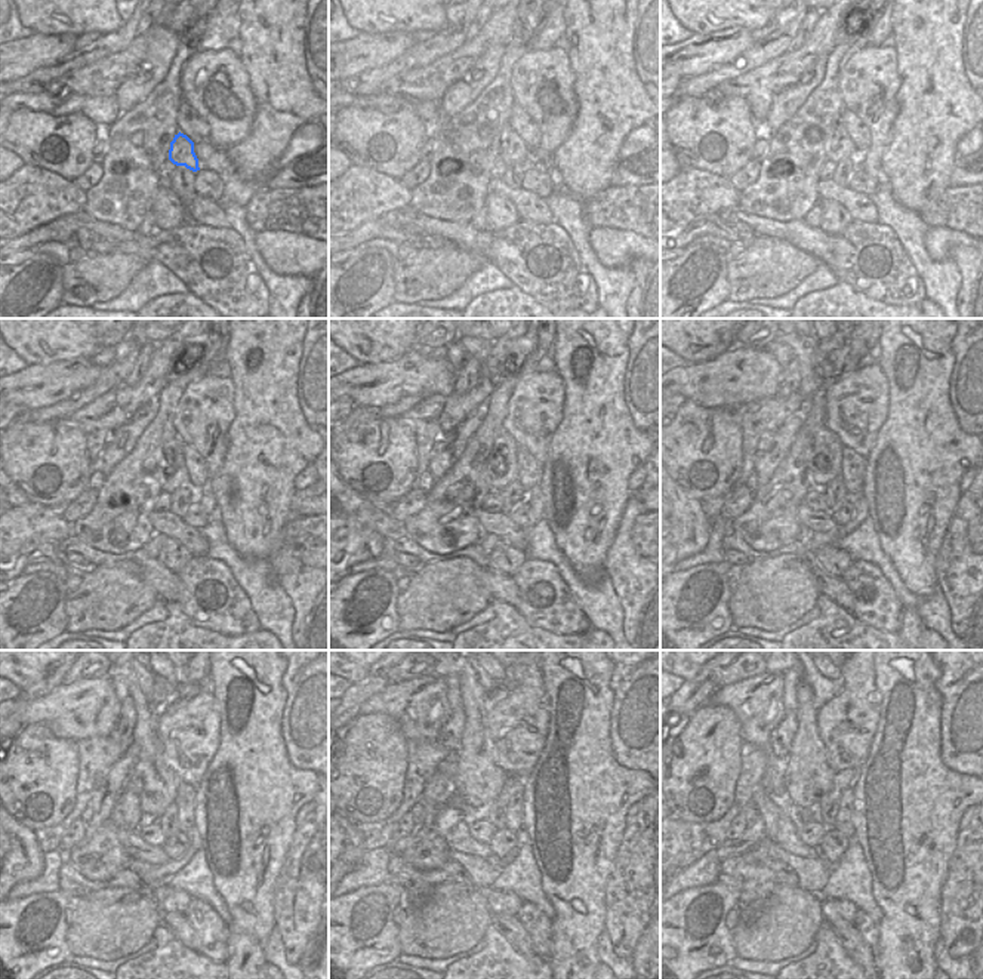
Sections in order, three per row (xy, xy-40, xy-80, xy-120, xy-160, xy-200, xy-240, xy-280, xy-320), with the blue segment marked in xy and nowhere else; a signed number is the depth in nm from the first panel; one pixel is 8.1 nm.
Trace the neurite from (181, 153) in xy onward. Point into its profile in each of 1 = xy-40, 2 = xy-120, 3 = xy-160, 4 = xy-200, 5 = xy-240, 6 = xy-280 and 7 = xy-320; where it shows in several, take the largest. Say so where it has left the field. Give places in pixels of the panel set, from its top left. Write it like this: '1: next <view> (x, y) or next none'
1: next xy-40 (512, 148)
2: next xy-120 (178, 474)
3: next xy-160 (498, 479)
4: next xy-200 (826, 464)
5: next xy-240 (160, 782)
6: next xy-280 (477, 779)
7: next xy-320 (807, 776)

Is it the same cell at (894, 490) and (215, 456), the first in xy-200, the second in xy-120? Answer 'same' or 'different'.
different

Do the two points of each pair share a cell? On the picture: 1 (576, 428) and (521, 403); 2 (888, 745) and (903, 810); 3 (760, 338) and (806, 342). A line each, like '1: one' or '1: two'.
1: two
2: one
3: two

